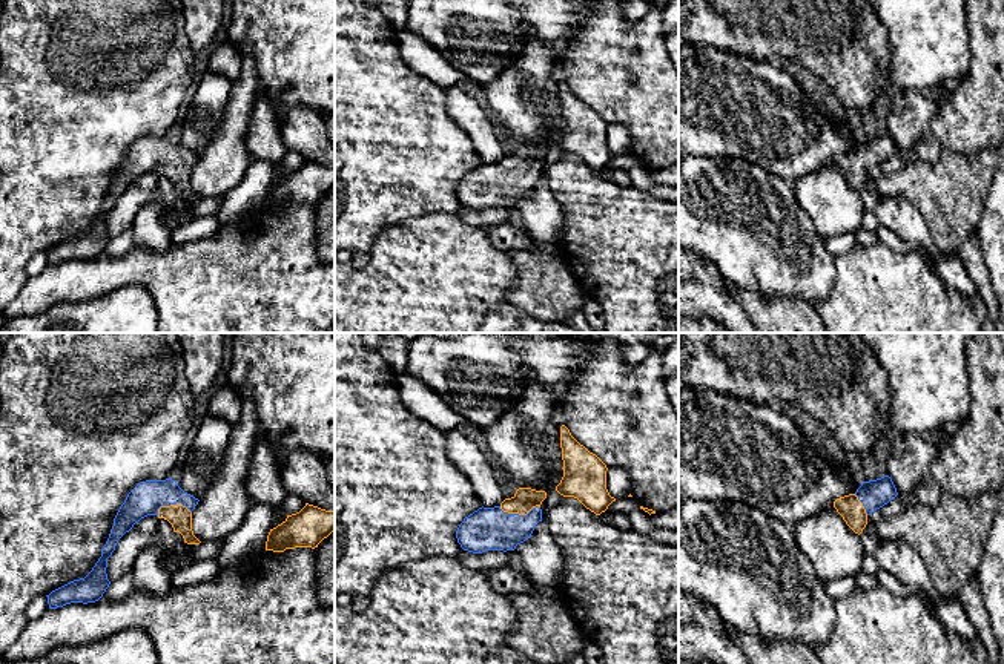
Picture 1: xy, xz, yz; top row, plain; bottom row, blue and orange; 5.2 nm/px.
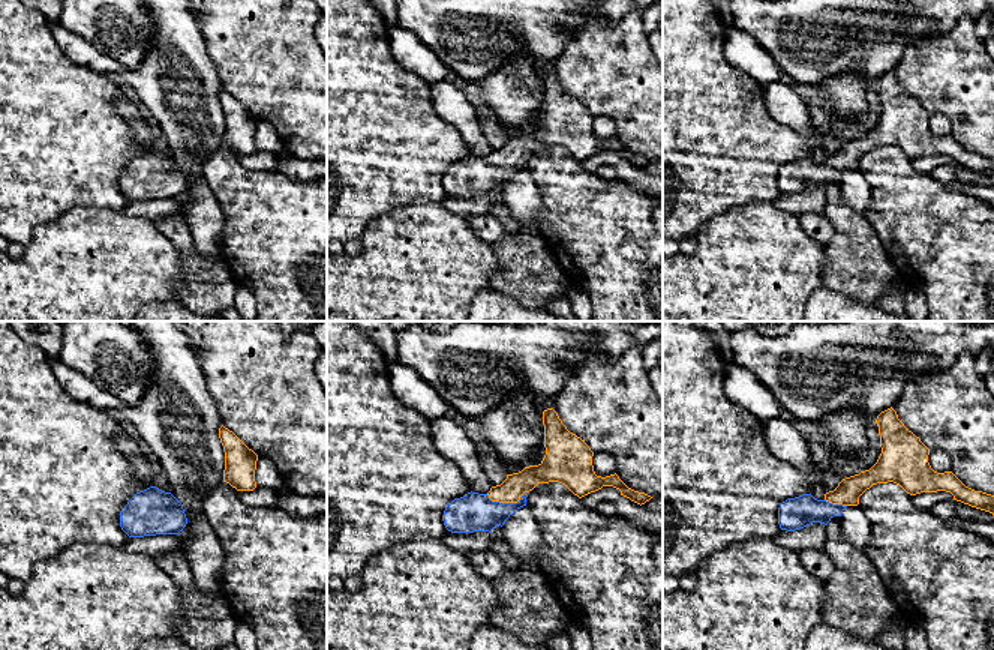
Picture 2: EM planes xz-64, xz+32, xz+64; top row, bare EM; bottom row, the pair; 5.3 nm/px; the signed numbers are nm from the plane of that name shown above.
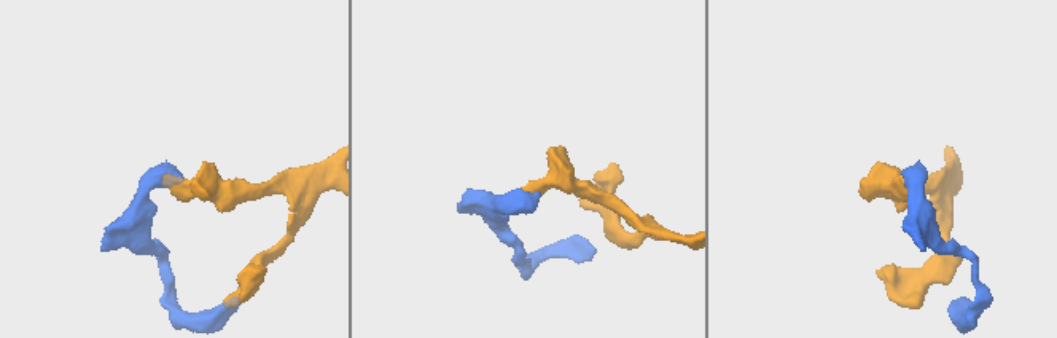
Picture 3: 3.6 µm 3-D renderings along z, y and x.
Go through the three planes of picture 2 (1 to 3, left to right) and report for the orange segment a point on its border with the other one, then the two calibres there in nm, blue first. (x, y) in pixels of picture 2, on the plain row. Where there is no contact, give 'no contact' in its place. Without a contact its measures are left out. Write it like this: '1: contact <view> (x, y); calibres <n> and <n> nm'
1: no contact
2: contact xz+32 (505, 167); calibres 200 and 130 nm
3: contact xz+64 (835, 168); calibres 170 and 140 nm

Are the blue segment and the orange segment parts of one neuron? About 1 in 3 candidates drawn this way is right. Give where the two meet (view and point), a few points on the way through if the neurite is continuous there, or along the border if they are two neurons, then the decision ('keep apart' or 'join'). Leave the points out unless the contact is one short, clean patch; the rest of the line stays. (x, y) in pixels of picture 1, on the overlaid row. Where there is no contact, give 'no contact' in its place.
xz (518, 514) | across xz (485, 529), (502, 528), (518, 514), (525, 506), (525, 499) | join

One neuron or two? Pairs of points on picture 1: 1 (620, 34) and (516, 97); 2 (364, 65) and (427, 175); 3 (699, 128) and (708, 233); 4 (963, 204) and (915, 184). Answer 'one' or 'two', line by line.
1: two
2: one
3: two
4: one

